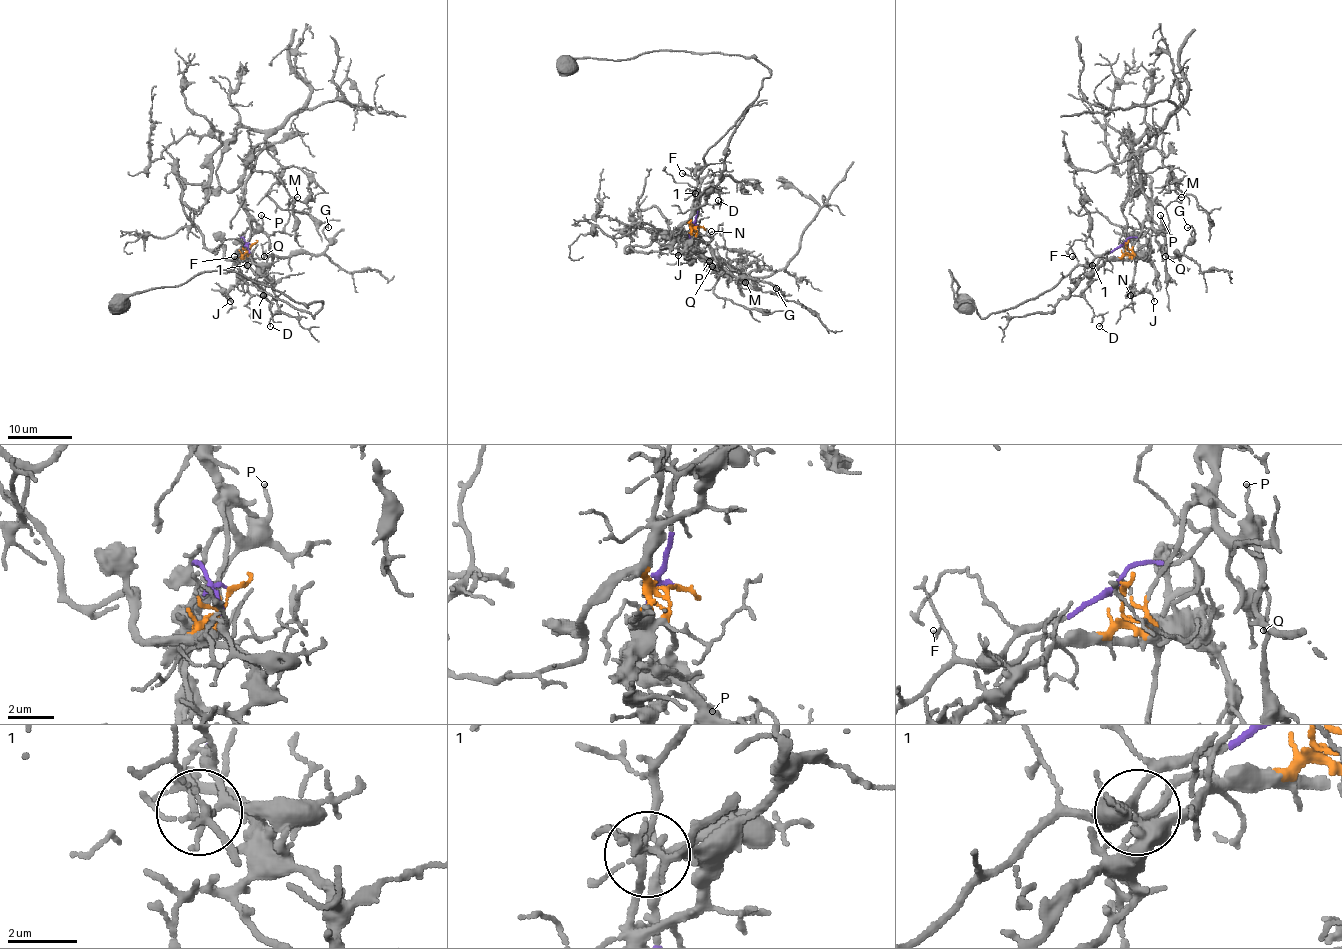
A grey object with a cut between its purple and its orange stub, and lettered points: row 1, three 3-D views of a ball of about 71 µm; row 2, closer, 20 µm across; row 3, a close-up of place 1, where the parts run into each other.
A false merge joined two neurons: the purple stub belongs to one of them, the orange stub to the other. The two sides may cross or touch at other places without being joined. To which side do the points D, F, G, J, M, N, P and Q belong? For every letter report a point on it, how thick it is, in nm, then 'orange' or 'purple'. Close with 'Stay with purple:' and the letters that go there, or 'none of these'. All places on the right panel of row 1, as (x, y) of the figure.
D: (1099, 326) | 100 nm | orange
F: (1072, 256) | 130 nm | orange
G: (1187, 227) | 130 nm | purple
J: (1154, 301) | 120 nm | orange
M: (1181, 197) | 120 nm | purple
N: (1130, 295) | 170 nm | orange
P: (1160, 215) | 110 nm | purple
Q: (1165, 256) | 120 nm | purple
Stay with purple: G, M, P, Q

